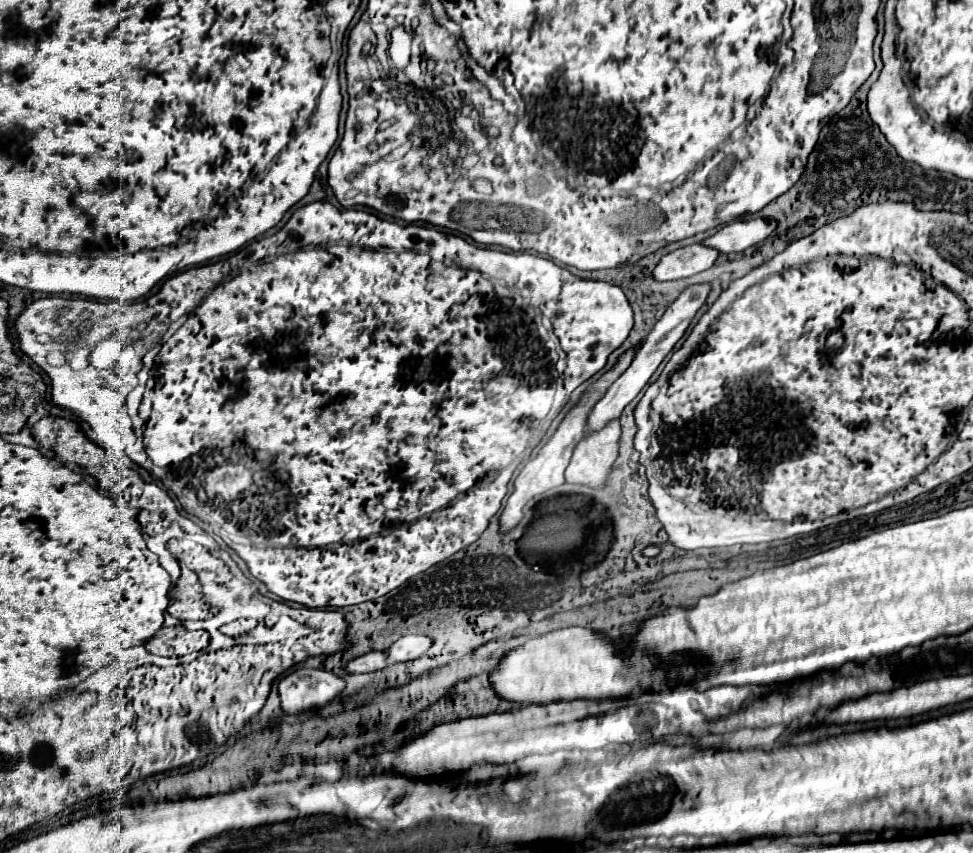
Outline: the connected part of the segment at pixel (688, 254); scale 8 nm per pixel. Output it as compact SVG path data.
M700 244L682 246L662 256L658 266L654 268L654 278L658 278L658 282L688 278L702 270L708 270L716 262L716 258L718 258L718 252L712 248L706 248Z

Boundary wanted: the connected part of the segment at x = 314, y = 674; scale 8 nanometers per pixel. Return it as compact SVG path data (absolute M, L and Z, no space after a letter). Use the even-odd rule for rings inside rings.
M296 668L280 678L280 706L288 714L318 710L336 698L344 688L344 678L320 668Z

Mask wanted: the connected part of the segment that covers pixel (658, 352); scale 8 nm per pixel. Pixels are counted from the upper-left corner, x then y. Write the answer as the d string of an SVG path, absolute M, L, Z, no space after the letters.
M708 284L688 286L688 288L680 294L680 298L674 302L674 306L670 306L670 308L666 310L666 314L658 320L658 324L654 326L654 330L650 332L650 336L646 338L646 342L642 344L642 348L636 352L634 362L630 364L630 368L628 368L614 384L608 386L606 394L602 396L602 400L598 400L596 406L590 410L590 414L588 414L588 430L586 430L586 432L598 432L598 430L602 430L602 426L606 426L608 422L620 418L622 410L624 410L624 408L638 396L638 392L648 384L650 376L656 372L656 368L660 366L660 362L664 360L664 356L666 356L668 352L672 352L674 346L676 346L676 342L684 336L690 320L694 318L694 314L698 312L698 308L706 302L708 292L710 292L710 286L708 286Z

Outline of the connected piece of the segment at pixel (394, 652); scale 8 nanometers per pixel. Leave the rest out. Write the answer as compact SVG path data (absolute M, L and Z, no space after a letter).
M402 636L386 650L388 662L396 664L396 662L408 662L410 658L418 658L422 652L430 648L430 644L432 640L426 636Z

